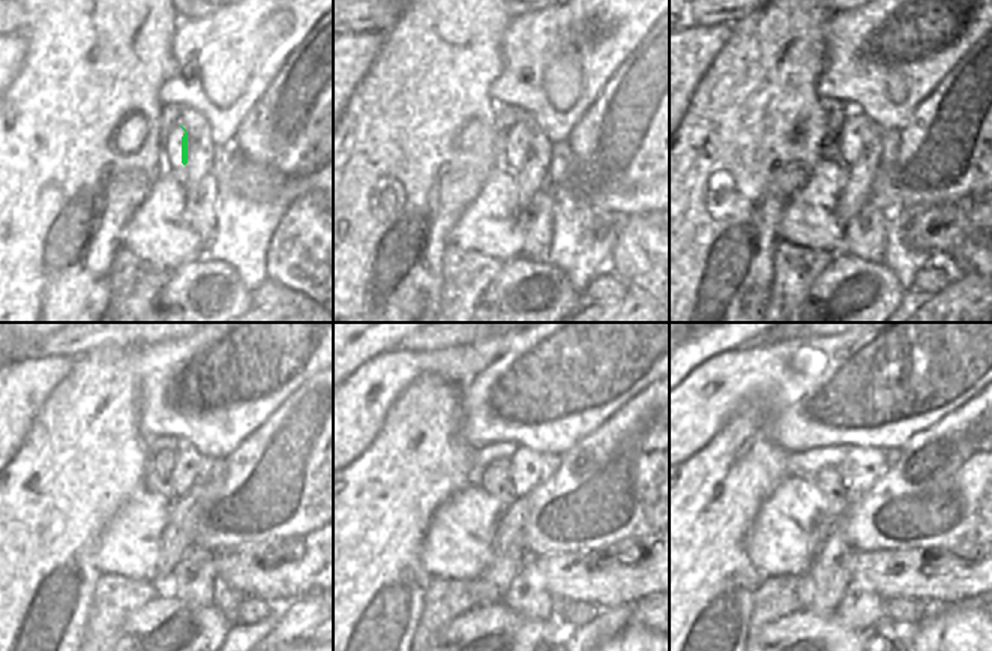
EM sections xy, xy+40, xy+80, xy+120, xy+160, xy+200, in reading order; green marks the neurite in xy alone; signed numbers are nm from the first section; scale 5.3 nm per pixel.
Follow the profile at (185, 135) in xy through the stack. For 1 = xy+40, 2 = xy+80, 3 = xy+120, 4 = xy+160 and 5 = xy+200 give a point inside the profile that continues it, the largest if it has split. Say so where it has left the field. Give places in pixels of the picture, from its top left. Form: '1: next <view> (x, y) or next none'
1: next xy+40 (524, 137)
2: next xy+80 (862, 126)
3: next xy+120 (194, 465)
4: next xy+160 (527, 464)
5: next xy+200 (862, 467)

